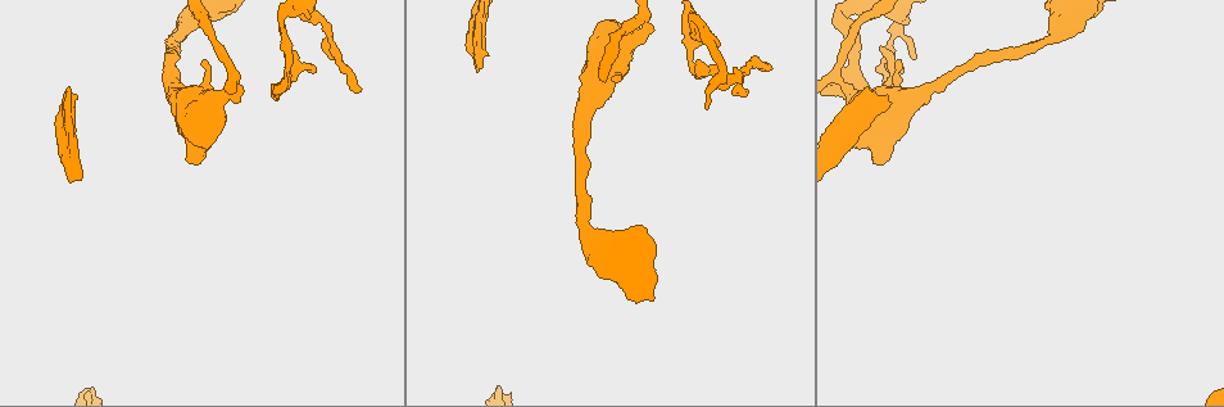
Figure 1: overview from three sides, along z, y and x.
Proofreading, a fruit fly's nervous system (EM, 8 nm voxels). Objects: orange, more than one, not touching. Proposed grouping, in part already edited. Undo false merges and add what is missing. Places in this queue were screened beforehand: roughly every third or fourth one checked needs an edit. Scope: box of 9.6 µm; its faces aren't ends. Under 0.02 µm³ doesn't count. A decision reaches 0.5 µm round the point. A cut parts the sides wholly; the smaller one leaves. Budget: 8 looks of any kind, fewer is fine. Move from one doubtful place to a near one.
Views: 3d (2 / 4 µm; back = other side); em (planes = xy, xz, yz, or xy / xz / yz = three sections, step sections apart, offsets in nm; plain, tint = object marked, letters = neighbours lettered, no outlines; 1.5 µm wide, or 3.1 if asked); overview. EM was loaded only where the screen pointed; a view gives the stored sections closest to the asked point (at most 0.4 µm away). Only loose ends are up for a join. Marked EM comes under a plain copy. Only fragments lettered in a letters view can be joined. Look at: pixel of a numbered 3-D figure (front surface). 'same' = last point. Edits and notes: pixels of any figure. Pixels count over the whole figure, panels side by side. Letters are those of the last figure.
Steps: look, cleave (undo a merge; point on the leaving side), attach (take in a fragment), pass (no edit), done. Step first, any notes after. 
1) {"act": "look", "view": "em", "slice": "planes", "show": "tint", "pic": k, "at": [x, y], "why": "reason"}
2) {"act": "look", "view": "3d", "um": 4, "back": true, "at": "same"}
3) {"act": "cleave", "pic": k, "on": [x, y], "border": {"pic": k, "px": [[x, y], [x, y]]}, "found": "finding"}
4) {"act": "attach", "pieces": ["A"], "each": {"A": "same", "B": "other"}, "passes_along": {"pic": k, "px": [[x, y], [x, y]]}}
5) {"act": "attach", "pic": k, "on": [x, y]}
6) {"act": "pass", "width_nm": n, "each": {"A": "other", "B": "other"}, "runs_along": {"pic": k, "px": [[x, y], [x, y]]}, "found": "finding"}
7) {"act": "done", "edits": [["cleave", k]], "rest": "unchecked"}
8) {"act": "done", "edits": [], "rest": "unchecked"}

{"act": "look", "view": "em", "slice": "xz", "step": 4, "show": "tint", "pic": 1, "at": [835, 18], "why": "abrupt turn"}

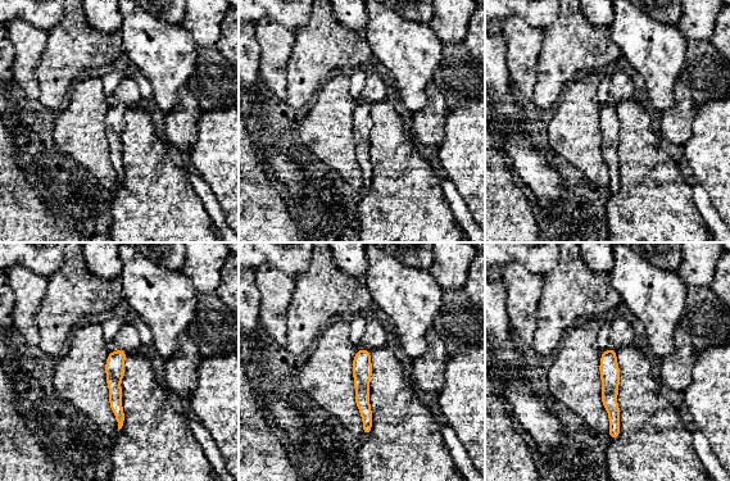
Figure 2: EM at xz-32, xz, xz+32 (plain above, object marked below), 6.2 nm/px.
{"act": "look", "view": "em", "slice": "planes", "show": "letters", "at": "same", "why": "cut it another way"}

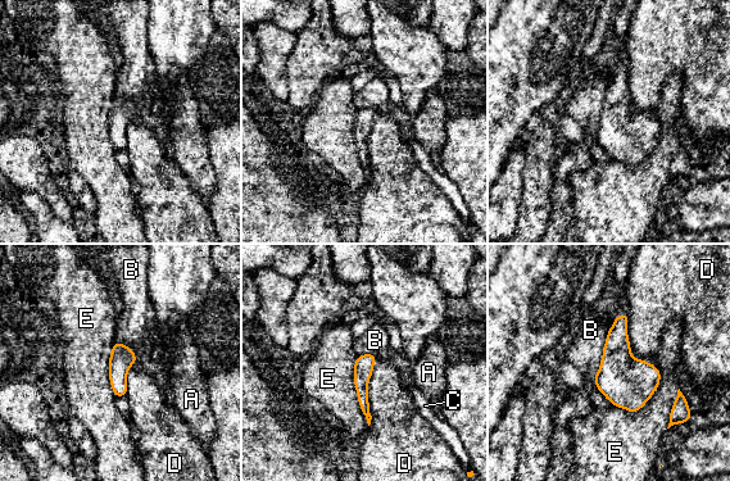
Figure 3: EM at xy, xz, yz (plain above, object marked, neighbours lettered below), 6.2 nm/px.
{"act": "pass", "each": {"A": "other", "B": "other", "C": "other", "D": "other", "E": "other"}, "border": {"pic": 3, "px": [[376, 358], [367, 388], [368, 426]]}, "found": "one neuron here"}

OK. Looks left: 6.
{"act": "look", "view": "3d", "um": 4, "pic": 1, "at": [903, 72], "why": "thin end"}

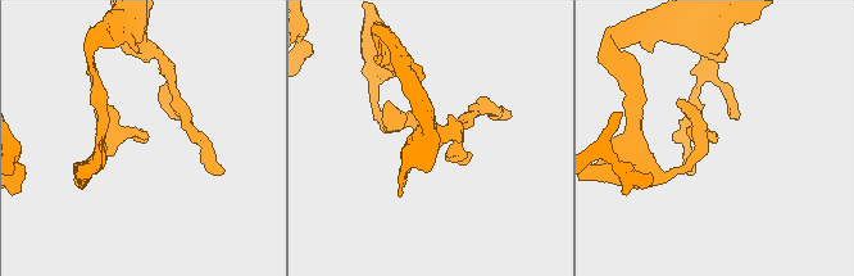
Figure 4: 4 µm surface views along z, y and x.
{"act": "look", "view": "em", "slice": "planes", "show": "letters", "pic": 4, "at": [711, 140]}

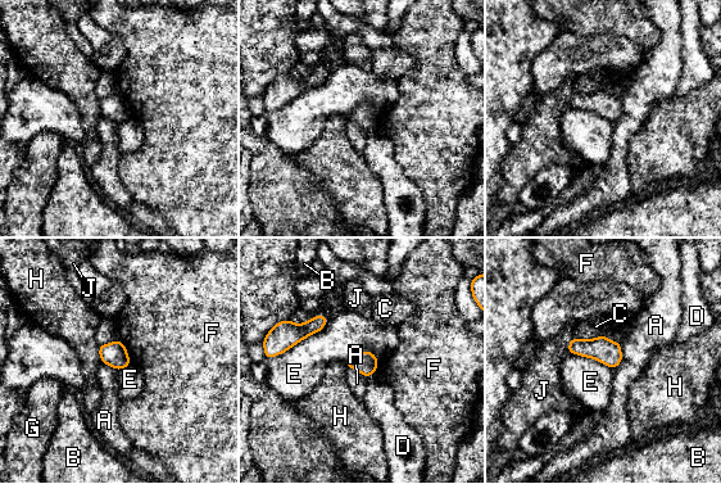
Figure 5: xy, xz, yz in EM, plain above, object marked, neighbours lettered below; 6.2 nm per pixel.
{"act": "pass", "width_nm": 150, "each": {"A": "other", "B": "other", "C": "other", "D": "other", "E": "other", "F": "other", "G": "other", "H": "other", "J": "other"}, "border": {"pic": 5, "px": [[327, 320], [318, 331], [273, 358]]}, "found": "none of them fits"}

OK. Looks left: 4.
{"act": "look", "view": "3d", "um": 2, "pic": 1, "at": [237, 77], "why": "sudden change in width"}

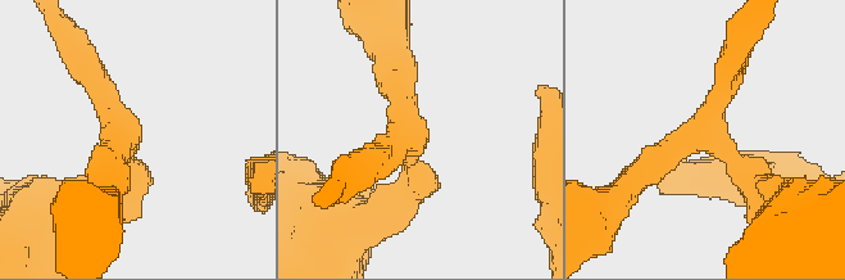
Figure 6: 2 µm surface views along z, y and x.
{"act": "look", "view": "em", "slice": "planes", "show": "letters", "pic": 6, "at": [413, 143]}

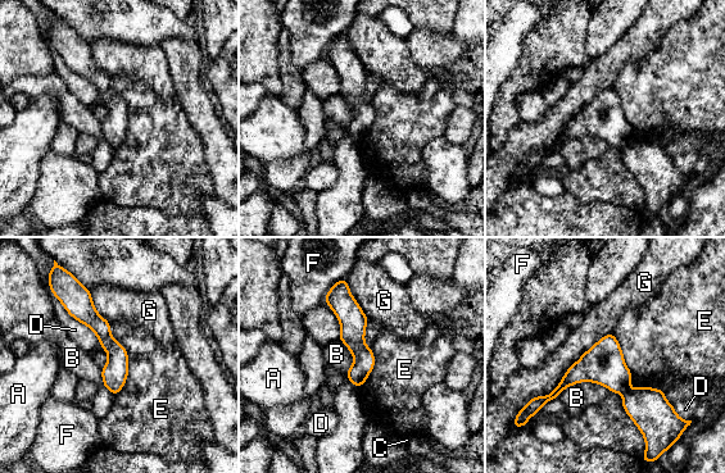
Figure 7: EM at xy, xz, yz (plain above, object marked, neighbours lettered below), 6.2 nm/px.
{"act": "cleave", "pic": 7, "on": [603, 363], "each": {"A": "other", "B": "other", "C": "other", "D": "other", "E": "other", "F": "other", "G": "other"}, "part_leaving": {"pic": 7, "px": [[69, 300], [114, 350], [114, 390]]}, "found": "a second neuron is stuck on"}

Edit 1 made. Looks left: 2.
{"act": "done", "edits": [["cleave", 7]], "rest": "unchecked"}

